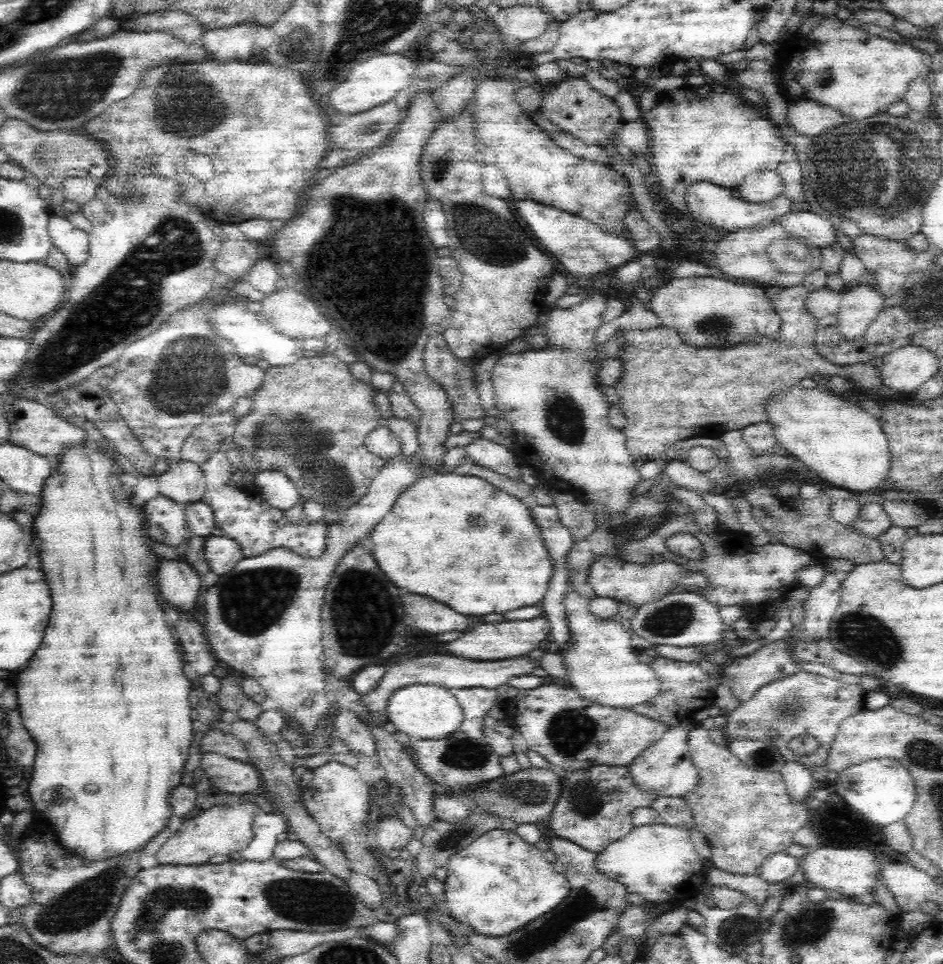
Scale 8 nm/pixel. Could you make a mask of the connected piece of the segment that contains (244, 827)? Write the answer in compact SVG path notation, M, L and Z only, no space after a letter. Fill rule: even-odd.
M251 801L236 802L230 806L214 806L200 812L196 817L186 819L155 854L157 864L184 864L188 866L208 863L212 856L223 854L224 856L232 852L241 853L252 840L254 831L253 820L256 816L263 816L264 813L258 805Z

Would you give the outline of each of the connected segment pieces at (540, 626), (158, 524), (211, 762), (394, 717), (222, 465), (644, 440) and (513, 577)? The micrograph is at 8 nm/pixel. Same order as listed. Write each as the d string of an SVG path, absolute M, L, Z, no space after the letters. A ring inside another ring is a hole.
M534 618L534 620L516 620L516 622L500 622L500 624L480 624L474 630L466 632L462 638L446 644L447 655L462 657L472 661L498 661L501 659L524 656L532 652L540 642L545 644L551 628L547 618Z
M158 494L144 504L149 536L158 543L183 549L191 538L185 518L185 505Z
M206 754L199 766L206 772L212 786L230 794L243 796L260 790L260 773L250 763L221 754Z
M412 684L394 692L386 706L387 718L398 732L420 741L438 740L456 732L462 724L462 707L452 691L435 684Z
M216 451L209 459L200 463L199 467L205 476L205 492L201 500L214 510L215 530L212 536L234 540L240 545L245 558L261 556L278 548L288 548L302 557L323 556L329 530L324 521L310 522L304 515L298 524L290 524L285 512L268 505L256 487L239 486L232 482L235 469L225 452Z
M817 269L800 277L797 285L786 287L766 287L766 295L772 301L775 312L781 319L780 330L773 339L762 337L754 341L742 341L731 347L704 347L698 348L686 343L676 330L661 325L651 329L619 330L623 333L623 351L619 361L623 375L615 384L614 390L618 395L617 405L626 417L626 424L622 431L626 437L626 447L632 459L656 460L660 454L677 440L696 438L696 436L716 436L730 430L746 428L751 424L766 422L765 402L768 397L775 395L782 389L798 385L804 378L812 378L818 374L824 378L841 376L866 389L873 396L888 396L880 394L884 388L881 379L881 370L871 363L858 363L839 367L827 361L815 349L815 336L818 320L814 319L805 302L811 292L826 288L826 272Z
M454 472L422 476L412 486L409 486L408 490L404 489L404 492L400 494L400 498L396 500L396 504L392 506L392 510L384 516L384 520L372 531L370 542L374 544L373 558L375 562L378 562L380 570L388 576L388 580L394 582L396 586L406 588L412 594L430 596L430 598L434 598L438 602L444 602L446 606L450 606L452 610L456 610L458 614L464 614L464 616L486 616L486 614L494 614L494 612L504 614L504 612L514 610L514 608L540 604L546 590L548 590L548 582L550 582L550 576L552 576L552 560L548 556L548 550L544 548L542 536L540 536L538 528L536 528L538 525L534 523L534 517L530 513L528 503L530 502L520 500L500 490L488 481L478 478L478 476L462 476Z

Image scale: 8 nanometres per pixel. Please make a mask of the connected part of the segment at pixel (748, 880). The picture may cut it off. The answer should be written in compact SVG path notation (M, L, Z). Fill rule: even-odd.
M717 869L708 871L713 886L728 887L732 890L755 898L755 903L762 906L768 895L768 882L762 880L758 872L755 874L730 874Z

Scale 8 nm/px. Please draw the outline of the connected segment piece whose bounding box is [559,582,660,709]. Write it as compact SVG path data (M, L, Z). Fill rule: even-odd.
M569 582L569 588L564 596L564 613L566 613L566 621L568 621L568 627L570 627L570 631L572 631L572 640L573 644L572 647L569 647L567 650L560 651L559 653L564 655L564 665L566 666L566 684L570 685L570 687L574 687L576 689L576 694L580 695L580 697L585 698L586 700L590 700L596 704L604 705L605 707L612 707L612 708L624 708L624 709L633 709L636 705L648 702L648 700L652 700L654 696L658 696L660 694L660 679L656 676L654 669L651 665L642 664L639 662L637 658L636 651L632 647L631 642L631 632L624 626L624 622L619 622L618 620L614 619L606 619L600 620L596 618L589 609L589 599L585 596L580 596L576 590L572 589L572 585Z

